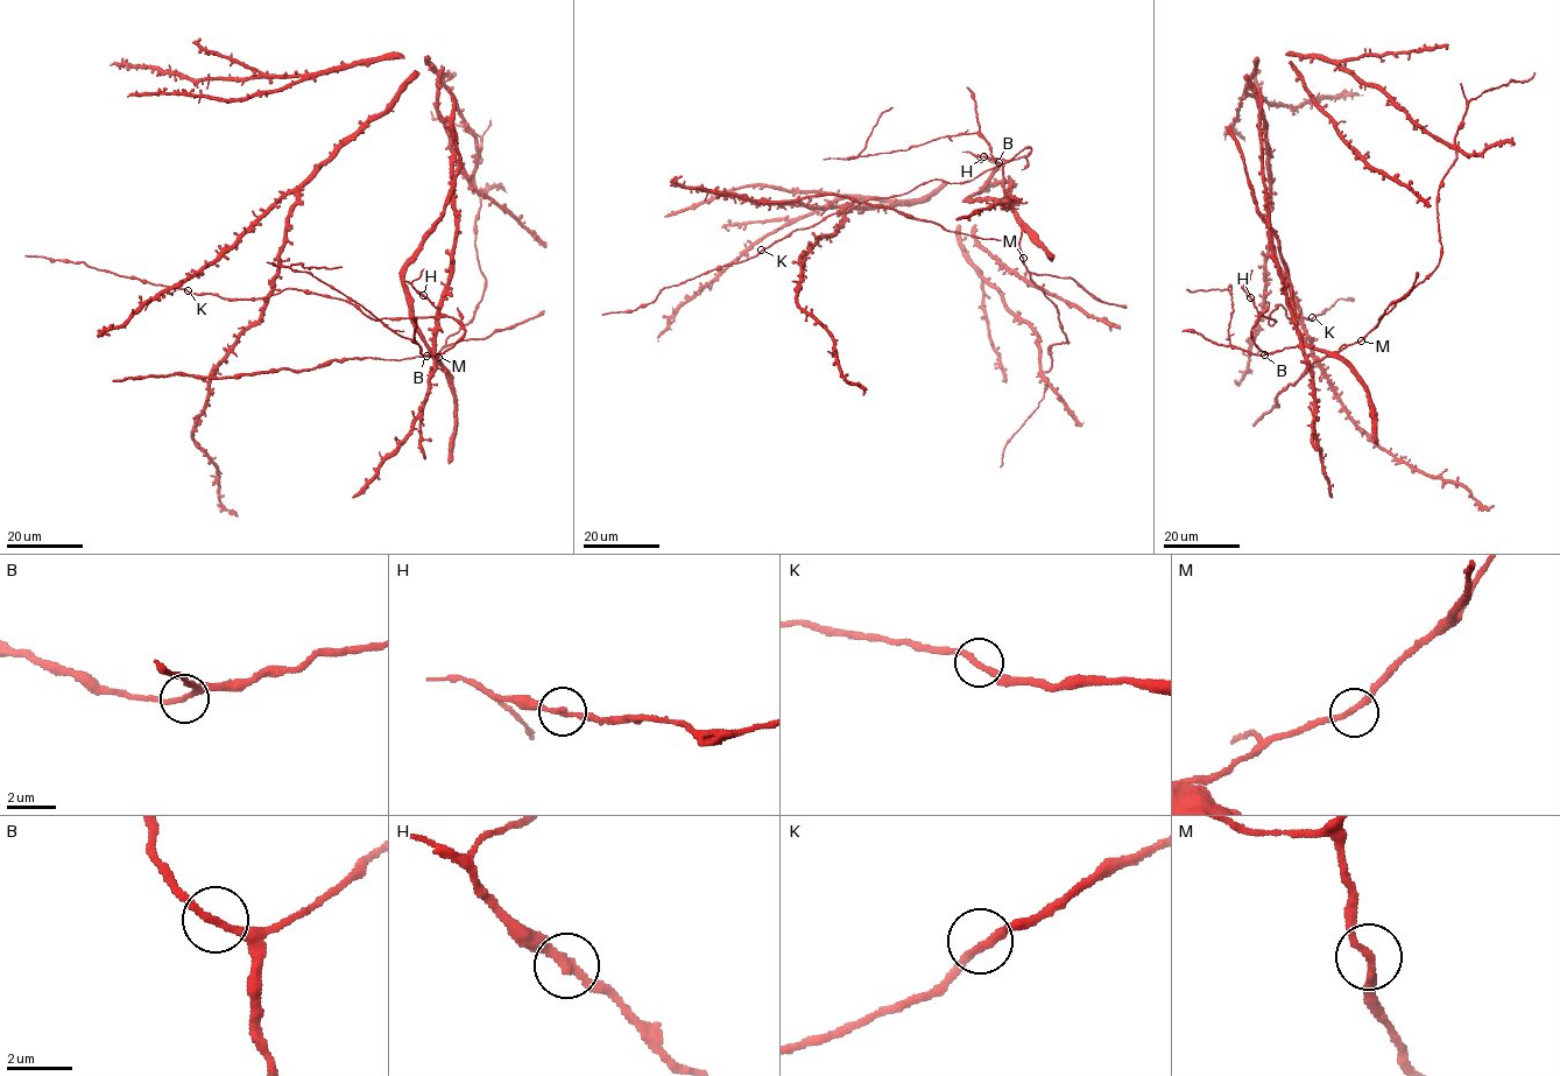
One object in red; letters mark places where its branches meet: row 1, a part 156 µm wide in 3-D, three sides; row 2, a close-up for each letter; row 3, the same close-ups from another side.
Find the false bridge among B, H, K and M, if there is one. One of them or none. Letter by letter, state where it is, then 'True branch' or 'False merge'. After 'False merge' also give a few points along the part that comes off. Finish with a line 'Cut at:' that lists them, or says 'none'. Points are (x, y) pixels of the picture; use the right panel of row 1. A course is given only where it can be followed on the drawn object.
B: Place: (1264, 354). True branch
H: Place: (1250, 297). True branch
K: Place: (1312, 317). True branch
M: Place: (1361, 340). True branch
Cut at: none

